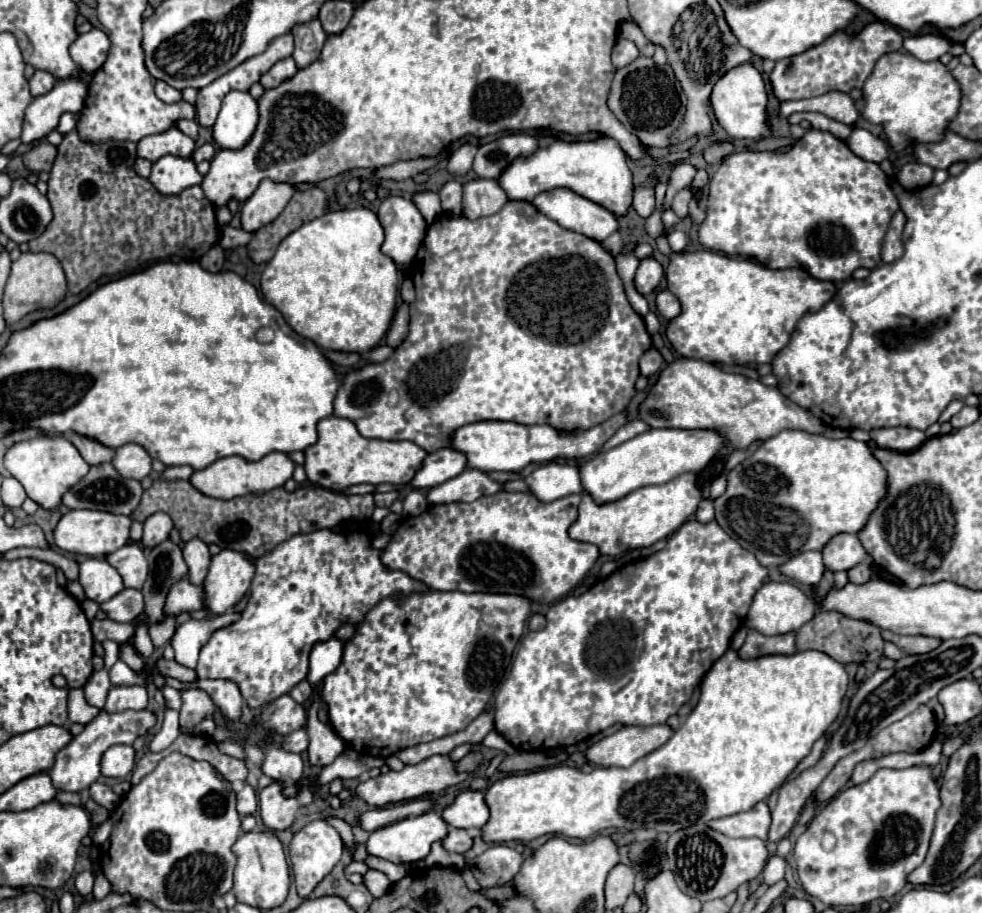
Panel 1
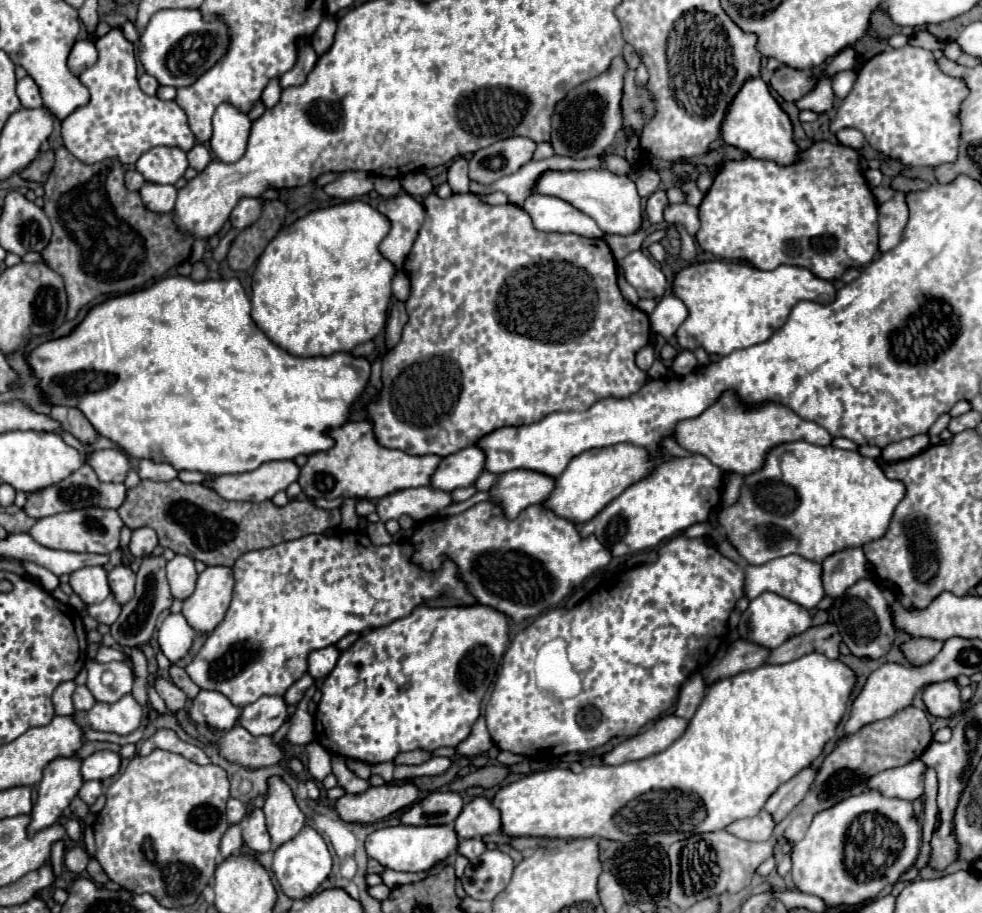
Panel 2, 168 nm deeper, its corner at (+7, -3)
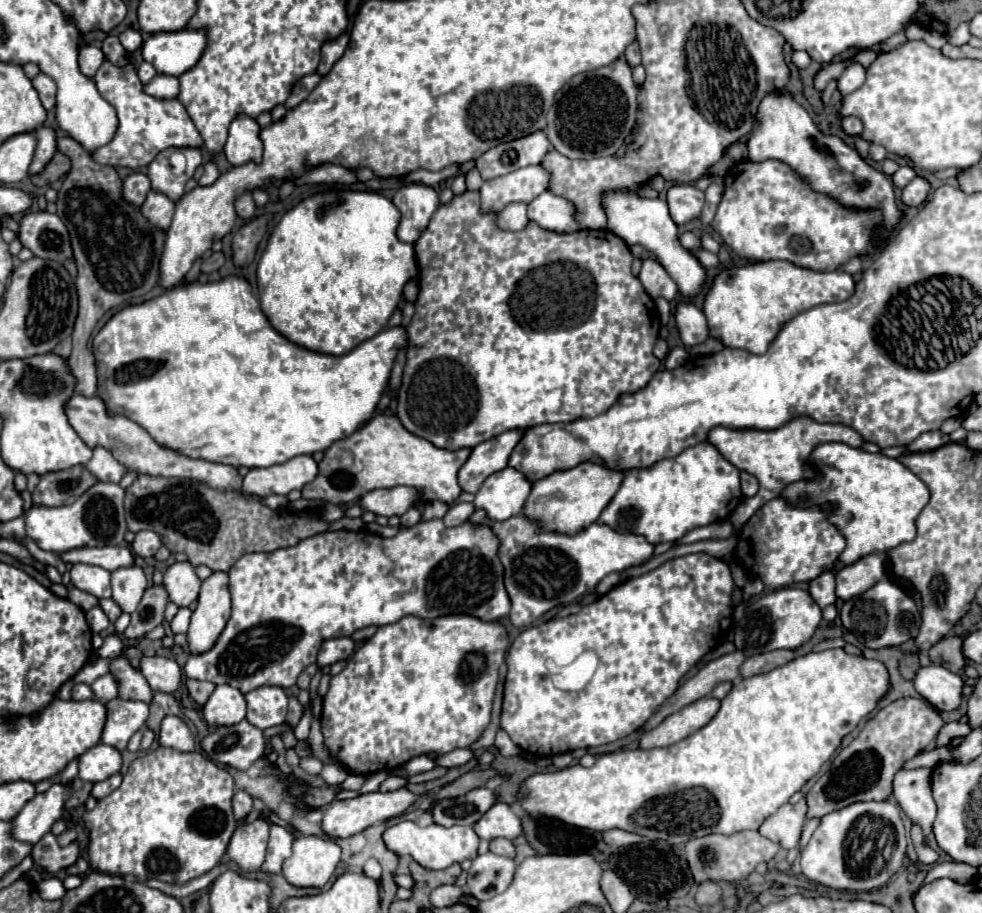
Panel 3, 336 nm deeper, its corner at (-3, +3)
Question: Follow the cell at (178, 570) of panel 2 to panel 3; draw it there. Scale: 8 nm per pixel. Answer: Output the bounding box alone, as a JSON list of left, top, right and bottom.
[163,560,201,606]

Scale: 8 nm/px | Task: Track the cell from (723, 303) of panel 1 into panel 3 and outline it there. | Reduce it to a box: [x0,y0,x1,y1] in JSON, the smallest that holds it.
[703,260,855,354]

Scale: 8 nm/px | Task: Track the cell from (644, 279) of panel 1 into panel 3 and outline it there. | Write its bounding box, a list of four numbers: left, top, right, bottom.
[639,258,679,300]

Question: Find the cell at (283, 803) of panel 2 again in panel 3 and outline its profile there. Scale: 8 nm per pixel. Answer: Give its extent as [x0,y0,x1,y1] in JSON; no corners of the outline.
[261,824,295,872]

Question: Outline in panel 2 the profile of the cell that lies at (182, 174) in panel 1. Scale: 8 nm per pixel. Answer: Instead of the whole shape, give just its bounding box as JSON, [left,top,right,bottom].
[139,182,177,214]

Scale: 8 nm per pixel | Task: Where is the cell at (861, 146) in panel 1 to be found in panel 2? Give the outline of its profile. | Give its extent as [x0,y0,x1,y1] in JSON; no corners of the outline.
[837,128,865,148]

